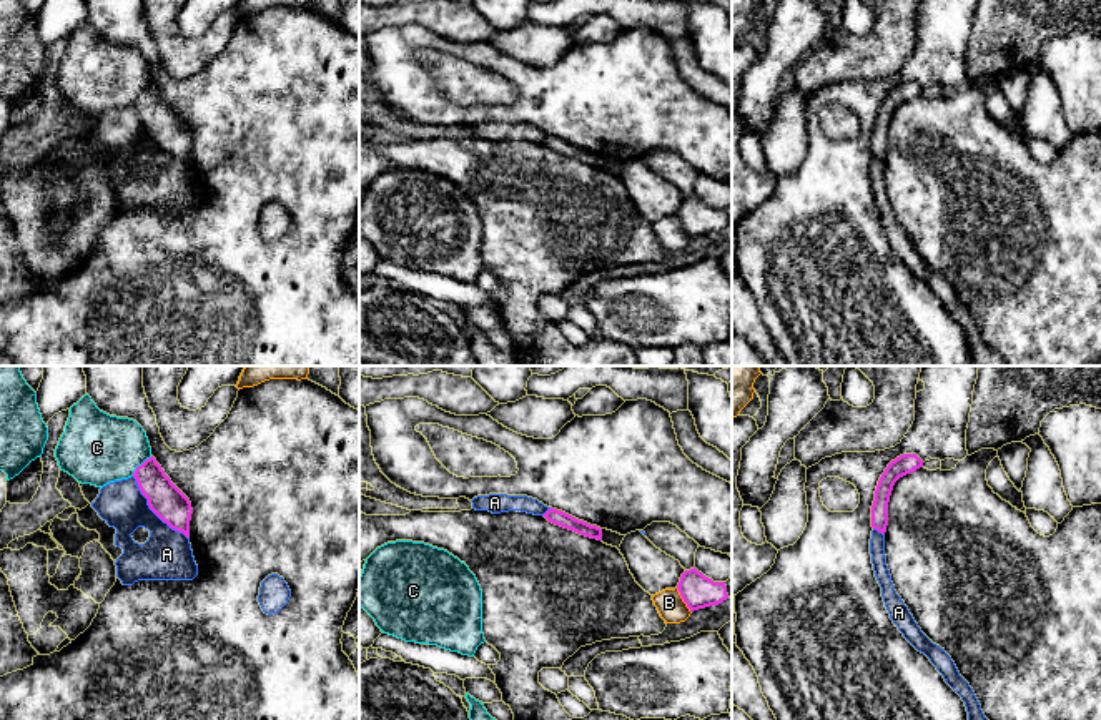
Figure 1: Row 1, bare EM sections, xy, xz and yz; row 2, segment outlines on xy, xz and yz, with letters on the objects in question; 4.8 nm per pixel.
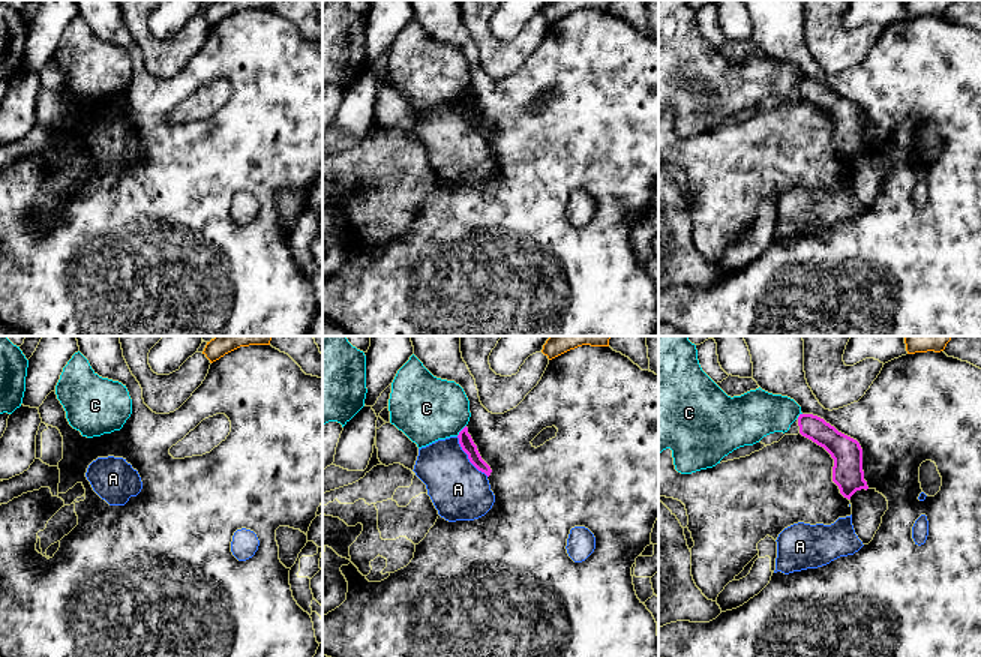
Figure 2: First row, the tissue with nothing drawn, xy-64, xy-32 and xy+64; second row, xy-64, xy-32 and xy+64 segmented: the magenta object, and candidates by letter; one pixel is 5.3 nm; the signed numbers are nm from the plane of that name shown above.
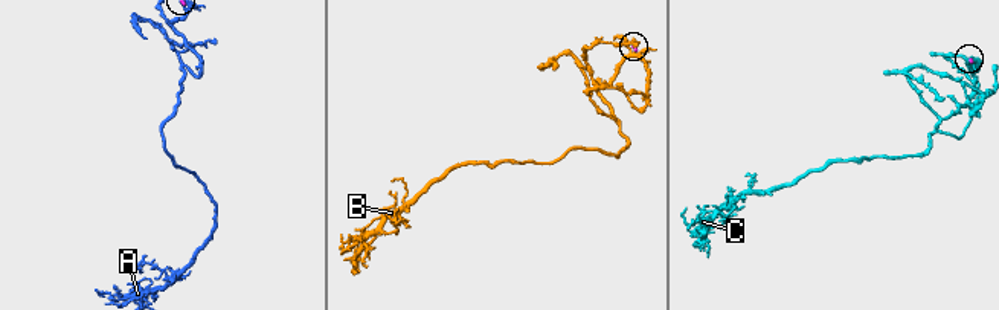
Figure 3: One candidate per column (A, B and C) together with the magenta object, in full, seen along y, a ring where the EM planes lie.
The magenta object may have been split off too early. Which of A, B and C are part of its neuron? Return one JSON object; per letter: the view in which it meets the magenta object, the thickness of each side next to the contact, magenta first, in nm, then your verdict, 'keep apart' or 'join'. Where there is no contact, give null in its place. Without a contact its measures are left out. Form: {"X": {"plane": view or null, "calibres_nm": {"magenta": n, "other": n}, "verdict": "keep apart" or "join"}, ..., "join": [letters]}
{"A": {"plane": "xy", "calibres_nm": {"magenta": 170, "other": 240}, "verdict": "keep apart"}, "B": {"plane": "xz", "calibres_nm": {"magenta": 160, "other": 140}, "verdict": "keep apart"}, "C": {"plane": "xy", "calibres_nm": {"magenta": 170, "other": 340}, "verdict": "keep apart"}, "join": []}

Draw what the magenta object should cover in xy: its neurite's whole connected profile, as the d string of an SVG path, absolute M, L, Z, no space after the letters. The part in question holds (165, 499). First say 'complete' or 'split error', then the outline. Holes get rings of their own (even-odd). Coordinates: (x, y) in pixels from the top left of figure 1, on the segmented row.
complete | M153 456L146 459L136 467L133 477L148 499L150 509L171 529L183 532L190 539L191 502L171 482L156 459Z

